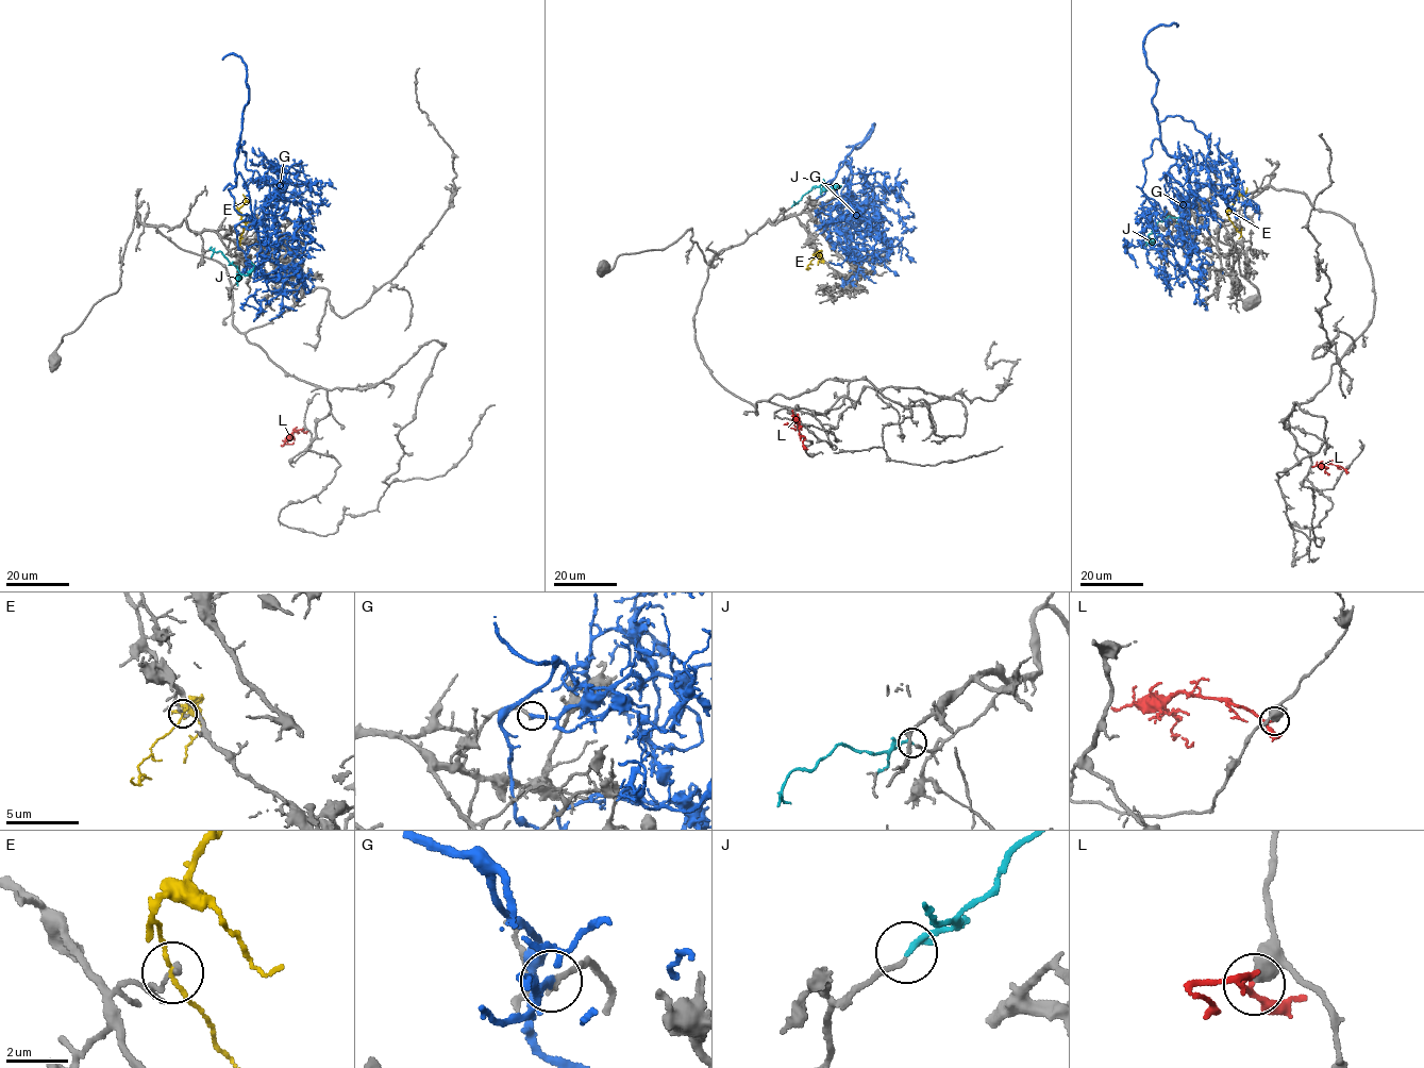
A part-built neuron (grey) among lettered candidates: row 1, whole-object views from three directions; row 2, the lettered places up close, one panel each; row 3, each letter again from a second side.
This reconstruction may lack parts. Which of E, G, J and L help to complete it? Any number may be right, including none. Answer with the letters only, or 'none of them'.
J

